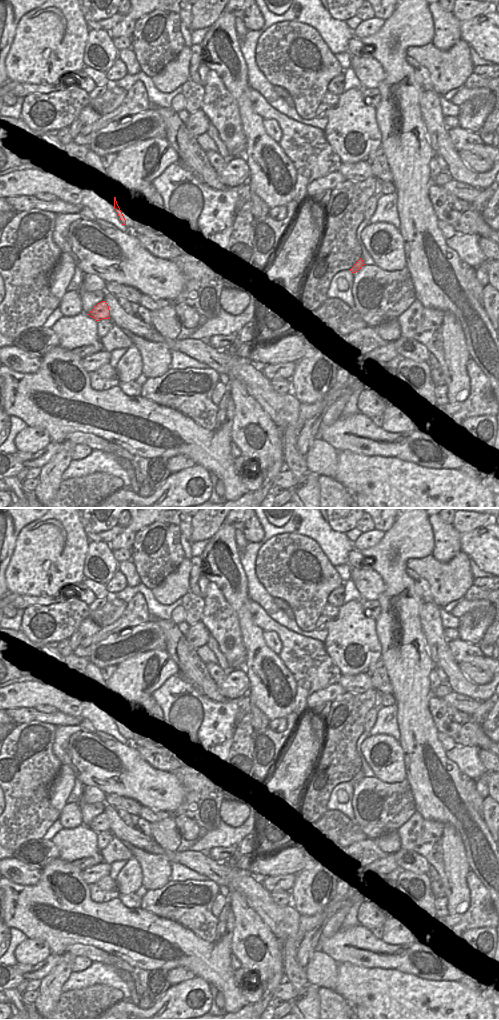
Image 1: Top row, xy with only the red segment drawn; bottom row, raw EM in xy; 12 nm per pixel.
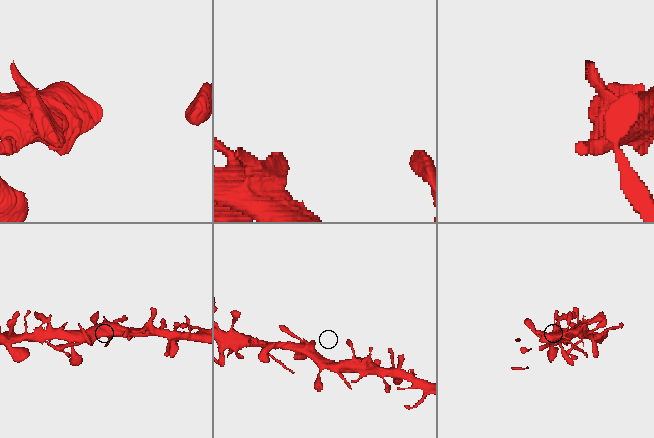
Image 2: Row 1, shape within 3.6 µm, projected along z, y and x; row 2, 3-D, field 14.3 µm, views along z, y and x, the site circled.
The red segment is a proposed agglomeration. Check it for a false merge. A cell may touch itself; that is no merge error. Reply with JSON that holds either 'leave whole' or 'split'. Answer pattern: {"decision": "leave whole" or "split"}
{"decision": "leave whole"}

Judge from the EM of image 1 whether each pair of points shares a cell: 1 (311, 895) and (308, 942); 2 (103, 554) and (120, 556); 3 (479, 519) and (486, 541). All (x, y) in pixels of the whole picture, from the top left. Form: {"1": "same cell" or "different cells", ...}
{"1": "different cells", "2": "different cells", "3": "different cells"}

